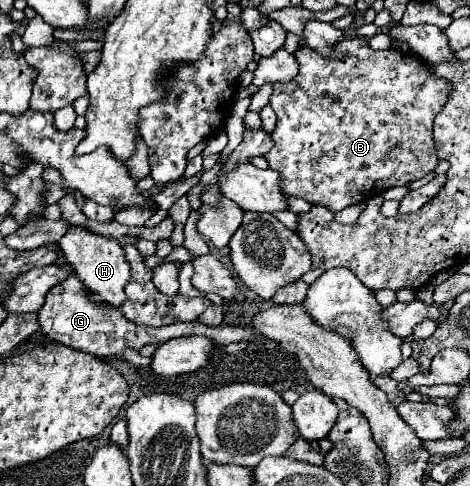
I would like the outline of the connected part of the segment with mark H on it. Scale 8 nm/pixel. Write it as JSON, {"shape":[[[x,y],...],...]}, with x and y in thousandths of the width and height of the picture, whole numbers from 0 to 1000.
{"shape":[[[151,467],[126,496],[126,508],[138,525],[138,533],[151,541],[168,574],[185,586],[189,599],[206,603],[215,615],[232,619],[245,632],[257,632],[266,619],[266,586],[279,574],[274,562],[274,541],[262,525],[262,508],[253,504],[249,492],[228,492],[211,488],[202,479],[189,479],[177,467]]]}

